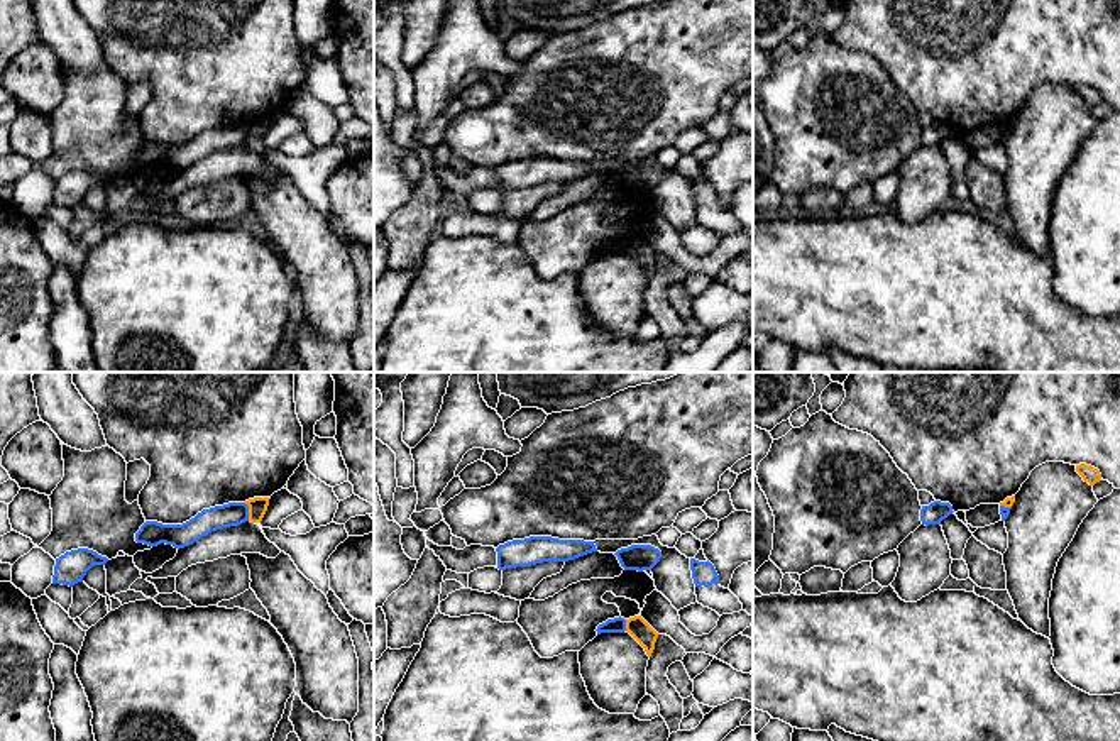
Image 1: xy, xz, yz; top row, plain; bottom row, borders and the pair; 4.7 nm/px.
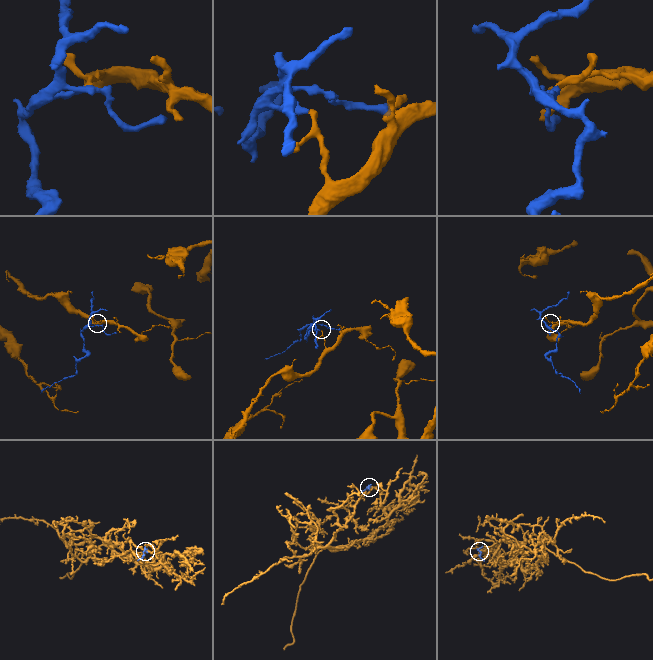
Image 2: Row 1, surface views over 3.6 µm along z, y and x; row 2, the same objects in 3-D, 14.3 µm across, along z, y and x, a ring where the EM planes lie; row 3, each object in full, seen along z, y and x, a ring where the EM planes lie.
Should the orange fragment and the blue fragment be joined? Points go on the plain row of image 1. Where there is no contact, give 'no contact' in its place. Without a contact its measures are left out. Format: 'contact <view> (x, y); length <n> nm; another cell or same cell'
contact xy (249, 132); length 90 nm; another cell

